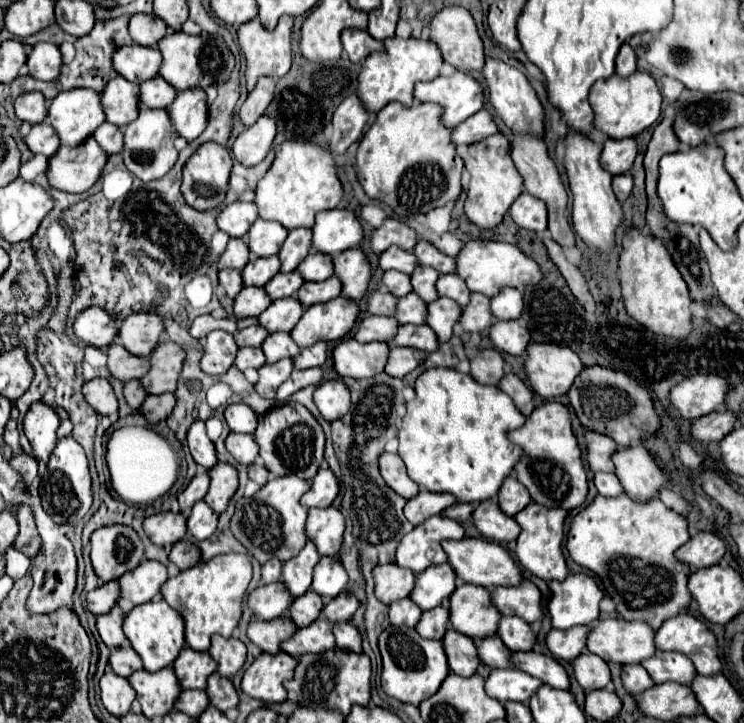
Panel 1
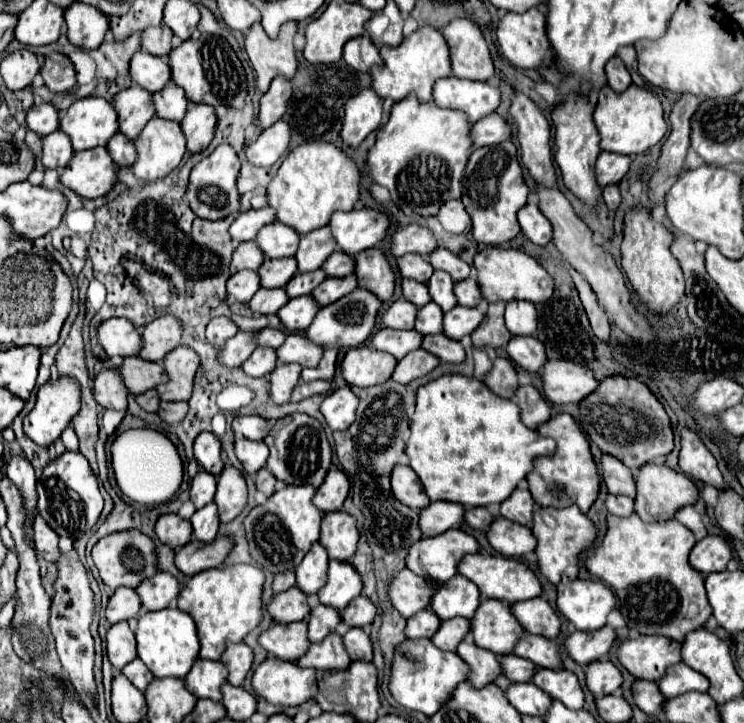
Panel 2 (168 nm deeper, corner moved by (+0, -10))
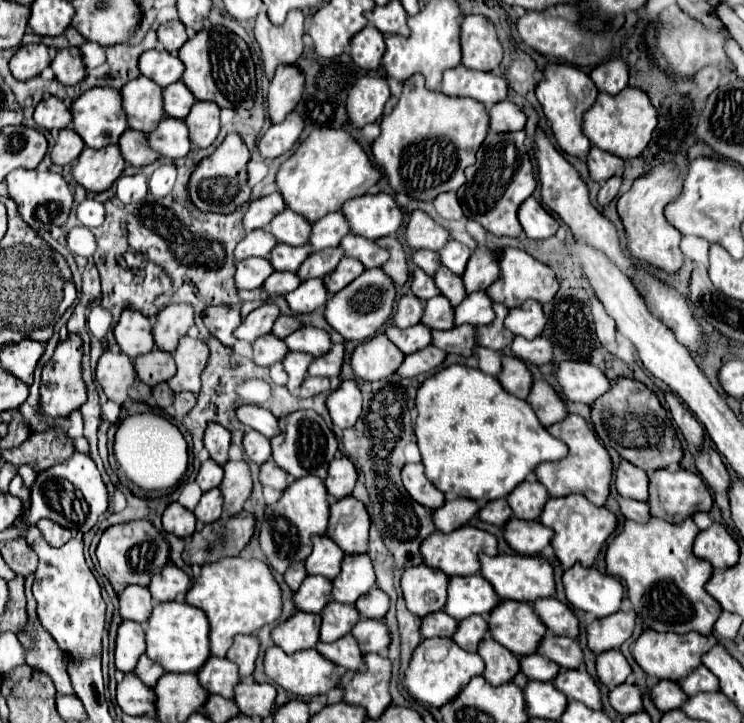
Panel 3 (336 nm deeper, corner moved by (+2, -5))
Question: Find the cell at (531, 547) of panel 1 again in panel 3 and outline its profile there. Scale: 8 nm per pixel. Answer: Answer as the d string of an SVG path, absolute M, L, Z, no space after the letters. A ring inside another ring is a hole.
M572 494L572 496L564 496L564 498L550 498L546 502L546 506L542 508L540 522L554 530L554 538L550 544L552 544L554 554L564 570L574 566L576 562L580 562L586 568L592 566L602 544L616 528L616 516L604 506L598 508L598 506L586 502L586 498L582 494Z

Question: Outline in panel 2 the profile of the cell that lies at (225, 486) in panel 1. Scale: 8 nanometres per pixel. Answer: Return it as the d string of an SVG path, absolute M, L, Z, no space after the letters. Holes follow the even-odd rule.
M224 467L224 471L220 473L218 491L214 495L214 501L218 505L222 523L232 521L246 507L246 503L248 503L246 479L236 467Z

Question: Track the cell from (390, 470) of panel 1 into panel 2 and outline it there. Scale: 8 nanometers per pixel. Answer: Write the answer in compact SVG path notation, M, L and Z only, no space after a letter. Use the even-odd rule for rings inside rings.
M396 465L392 471L392 493L400 503L412 507L412 509L424 509L430 505L430 499L426 491L422 489L422 483L418 475L408 465Z

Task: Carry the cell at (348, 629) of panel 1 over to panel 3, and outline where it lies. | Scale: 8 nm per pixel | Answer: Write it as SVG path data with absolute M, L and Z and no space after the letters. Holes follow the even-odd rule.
M360 618L358 624L352 628L352 636L356 638L356 642L364 654L368 654L368 652L384 654L390 644L390 634L382 620Z

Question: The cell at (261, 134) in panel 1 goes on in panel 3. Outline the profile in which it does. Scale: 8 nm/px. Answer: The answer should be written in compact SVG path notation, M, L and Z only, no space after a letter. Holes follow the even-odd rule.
M290 112L284 122L272 124L266 134L258 140L258 152L262 158L276 158L284 152L288 152L296 140L300 138L300 132L304 128L302 118L296 112Z

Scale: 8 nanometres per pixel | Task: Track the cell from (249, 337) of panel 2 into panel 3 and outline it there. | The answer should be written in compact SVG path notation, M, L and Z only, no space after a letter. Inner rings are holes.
M262 304L260 308L256 308L254 312L250 312L242 324L234 330L234 336L238 340L246 340L246 342L254 342L256 338L268 334L272 330L274 320L278 318L278 306L274 304Z

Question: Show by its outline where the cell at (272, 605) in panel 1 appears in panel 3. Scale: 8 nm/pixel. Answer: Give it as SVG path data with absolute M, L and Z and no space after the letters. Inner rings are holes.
M306 576L298 592L294 592L292 602L300 612L314 612L318 614L330 602L332 584L320 576Z

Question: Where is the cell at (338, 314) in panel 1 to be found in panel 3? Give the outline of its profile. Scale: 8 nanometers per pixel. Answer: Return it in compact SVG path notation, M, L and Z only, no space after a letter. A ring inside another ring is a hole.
M380 268L364 270L362 276L358 276L350 286L340 290L326 302L324 318L344 340L362 342L374 336L376 330L388 320L388 316L392 314L394 298L396 298L396 288Z

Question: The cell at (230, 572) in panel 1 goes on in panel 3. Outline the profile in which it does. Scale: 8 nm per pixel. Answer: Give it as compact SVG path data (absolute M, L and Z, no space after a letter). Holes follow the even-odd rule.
M222 558L218 562L210 562L200 568L200 576L194 580L190 590L186 592L186 602L194 608L204 610L210 622L210 652L214 656L224 656L232 644L232 638L236 634L254 634L260 630L264 624L274 622L280 612L282 612L282 602L280 602L280 586L272 578L270 568L256 558Z

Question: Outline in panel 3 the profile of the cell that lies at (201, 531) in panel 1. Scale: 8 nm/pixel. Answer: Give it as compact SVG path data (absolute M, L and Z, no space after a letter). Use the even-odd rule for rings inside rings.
M212 488L210 492L202 494L202 498L194 510L194 516L202 524L210 524L220 518L220 512L222 512L222 494L218 488Z

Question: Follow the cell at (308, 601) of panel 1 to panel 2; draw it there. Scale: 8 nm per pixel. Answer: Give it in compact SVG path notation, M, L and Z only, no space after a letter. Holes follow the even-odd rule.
M316 605L308 619L308 637L312 643L320 643L326 635L330 635L336 625L342 623L340 611L326 605Z

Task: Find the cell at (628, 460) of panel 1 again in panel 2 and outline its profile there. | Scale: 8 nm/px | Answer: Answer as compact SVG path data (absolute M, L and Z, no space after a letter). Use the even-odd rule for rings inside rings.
M648 463L644 467L640 467L636 479L636 513L640 519L644 521L668 521L674 519L676 511L686 507L686 505L694 505L698 501L698 487L694 485L692 479L688 479L684 473L678 473L666 465L656 465L656 463Z

